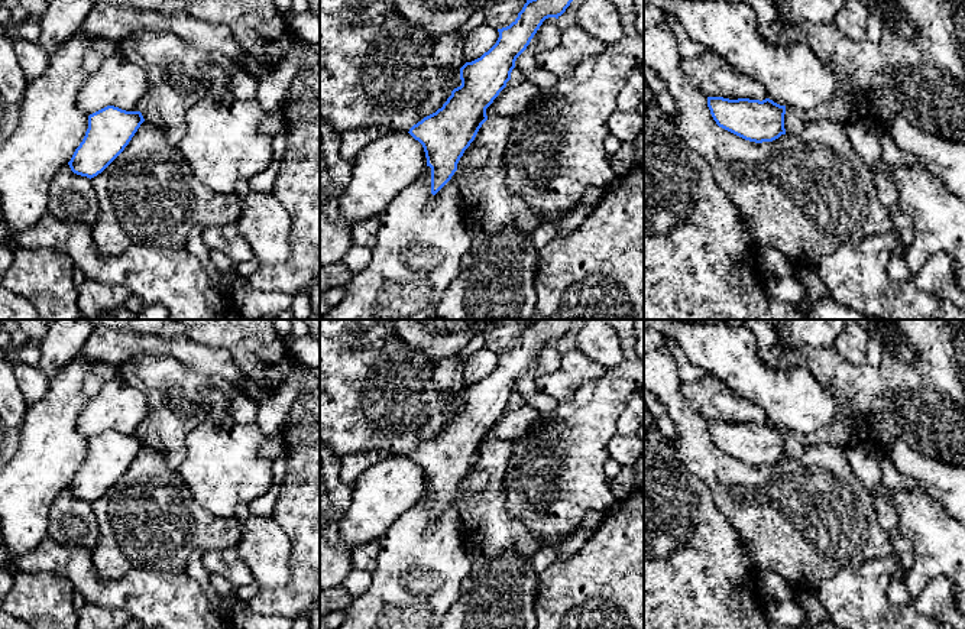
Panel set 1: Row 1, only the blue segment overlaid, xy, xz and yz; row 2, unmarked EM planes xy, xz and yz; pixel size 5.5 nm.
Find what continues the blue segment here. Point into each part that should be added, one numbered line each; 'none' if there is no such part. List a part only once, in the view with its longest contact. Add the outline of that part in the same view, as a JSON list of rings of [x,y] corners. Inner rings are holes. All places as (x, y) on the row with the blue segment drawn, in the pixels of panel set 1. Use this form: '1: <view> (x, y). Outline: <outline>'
none

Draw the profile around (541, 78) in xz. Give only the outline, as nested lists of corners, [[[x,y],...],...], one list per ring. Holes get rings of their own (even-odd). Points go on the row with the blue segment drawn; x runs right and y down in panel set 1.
[[[538,68],[537,71],[534,71],[532,74],[527,77],[527,81],[532,82],[541,90],[541,88],[554,85],[558,81],[558,77]]]

